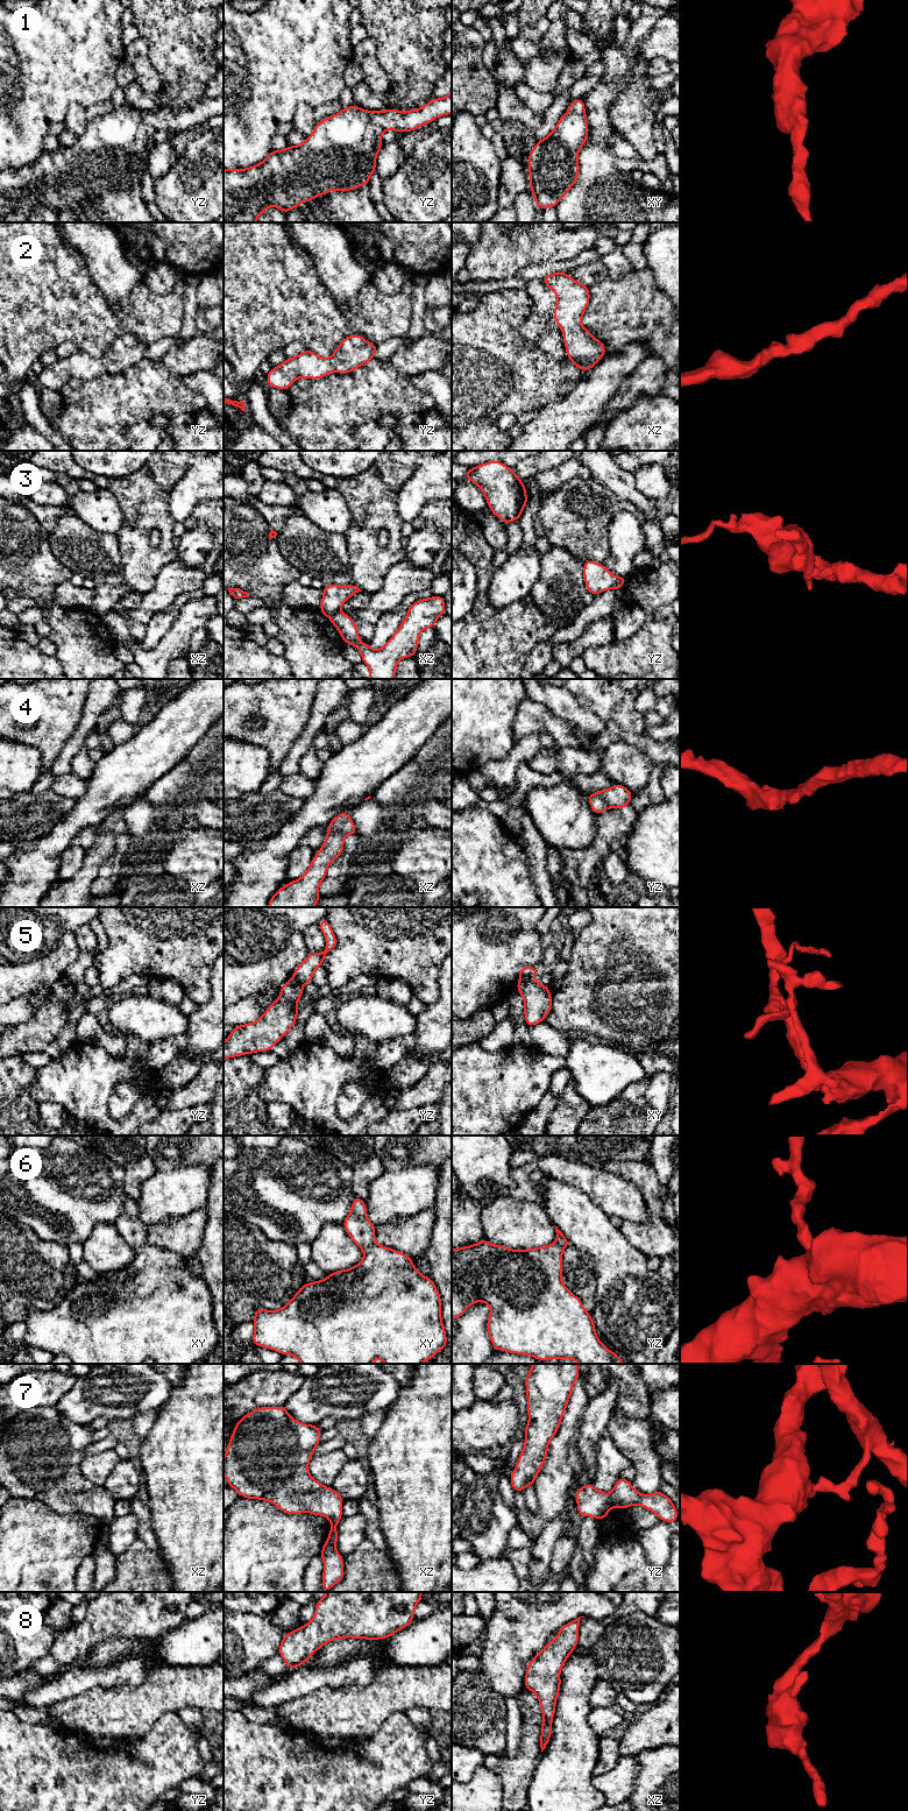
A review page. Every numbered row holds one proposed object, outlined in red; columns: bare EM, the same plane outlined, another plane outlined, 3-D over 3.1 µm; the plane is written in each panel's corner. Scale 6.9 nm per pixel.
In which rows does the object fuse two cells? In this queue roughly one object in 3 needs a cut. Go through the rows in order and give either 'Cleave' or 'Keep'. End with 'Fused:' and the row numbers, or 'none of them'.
1: Keep
2: Keep
3: Cleave
4: Keep
5: Cleave
6: Keep
7: Cleave
8: Keep
Fused: 3, 5, 7

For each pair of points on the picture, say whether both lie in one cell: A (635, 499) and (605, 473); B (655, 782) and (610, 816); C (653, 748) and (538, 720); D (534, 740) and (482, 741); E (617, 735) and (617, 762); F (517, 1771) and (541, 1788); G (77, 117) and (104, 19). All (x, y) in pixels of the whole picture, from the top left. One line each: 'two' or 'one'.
A: one
B: one
C: one
D: two
E: two
F: two
G: two

